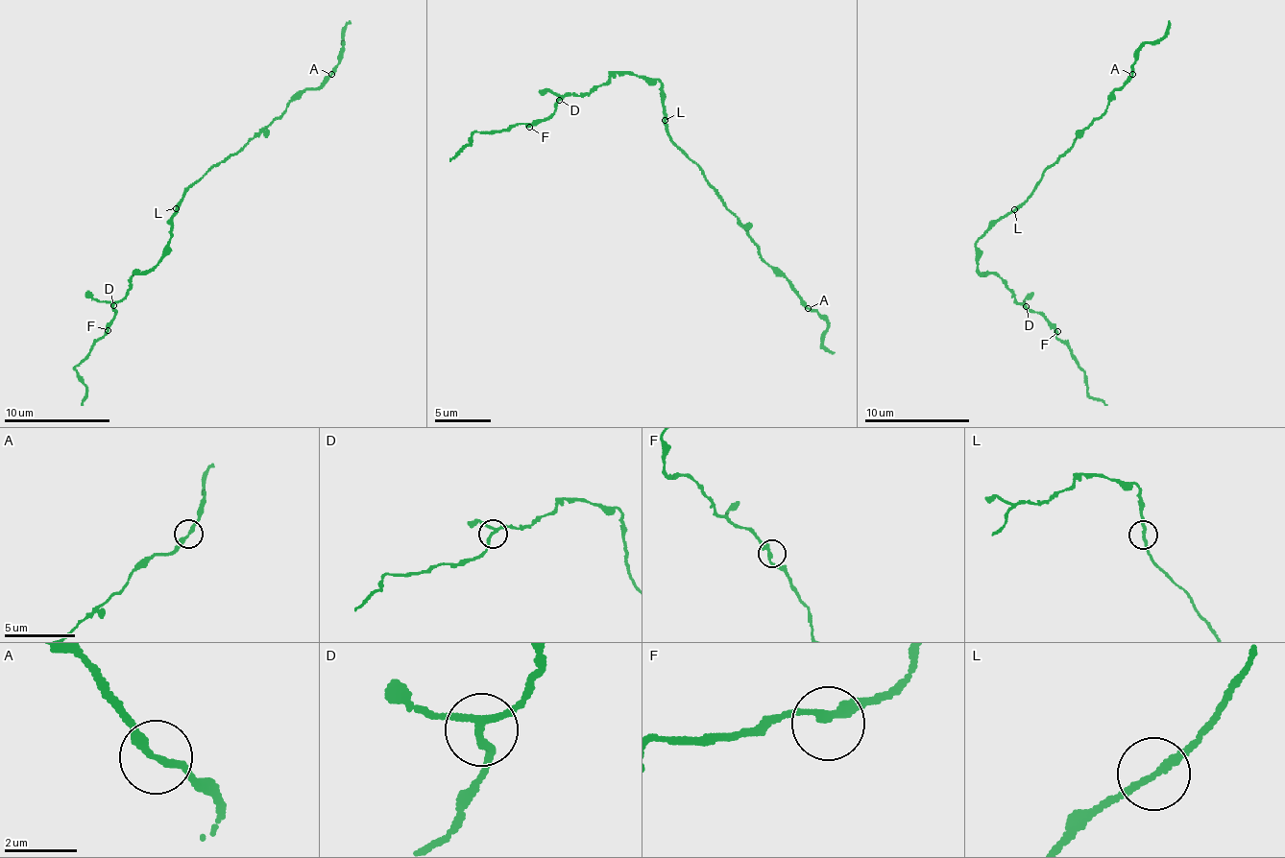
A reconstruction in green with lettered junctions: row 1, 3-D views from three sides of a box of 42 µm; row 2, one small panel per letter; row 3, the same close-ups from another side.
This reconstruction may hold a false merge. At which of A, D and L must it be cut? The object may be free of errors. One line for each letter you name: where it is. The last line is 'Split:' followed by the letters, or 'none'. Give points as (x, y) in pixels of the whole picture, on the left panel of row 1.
Split: none

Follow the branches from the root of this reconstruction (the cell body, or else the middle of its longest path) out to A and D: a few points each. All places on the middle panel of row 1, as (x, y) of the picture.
A: (666, 125), (673, 145), (701, 167), (706, 184), (758, 247), (761, 258), (790, 280), (808, 309)
D: (666, 125), (657, 80), (644, 80), (633, 74), (613, 74), (586, 93), (558, 99)

